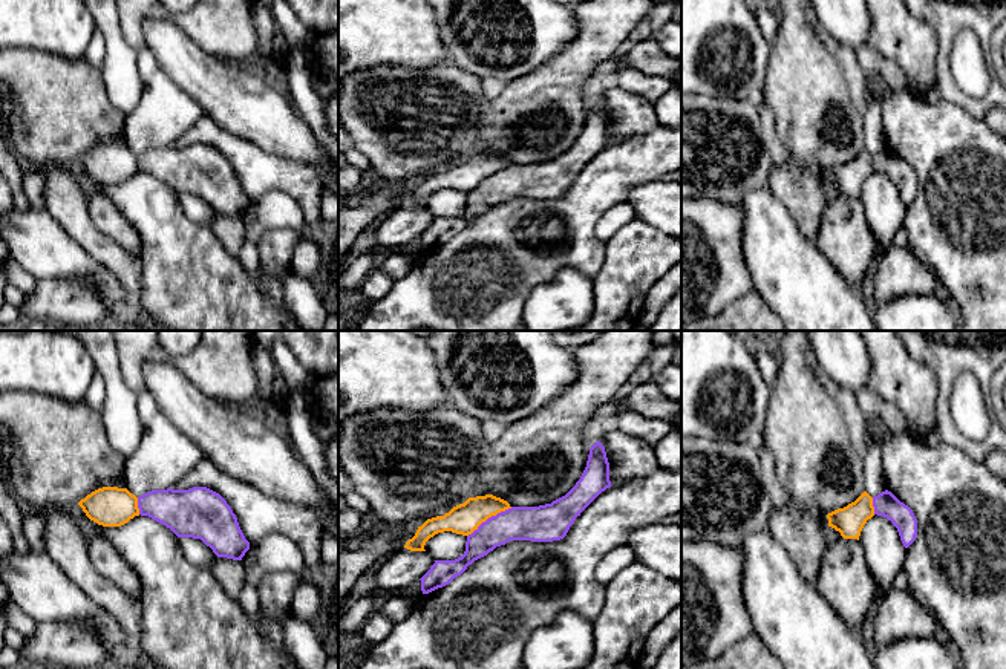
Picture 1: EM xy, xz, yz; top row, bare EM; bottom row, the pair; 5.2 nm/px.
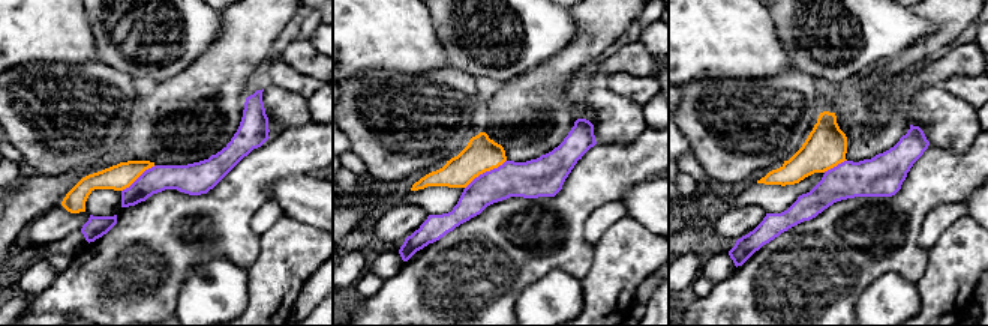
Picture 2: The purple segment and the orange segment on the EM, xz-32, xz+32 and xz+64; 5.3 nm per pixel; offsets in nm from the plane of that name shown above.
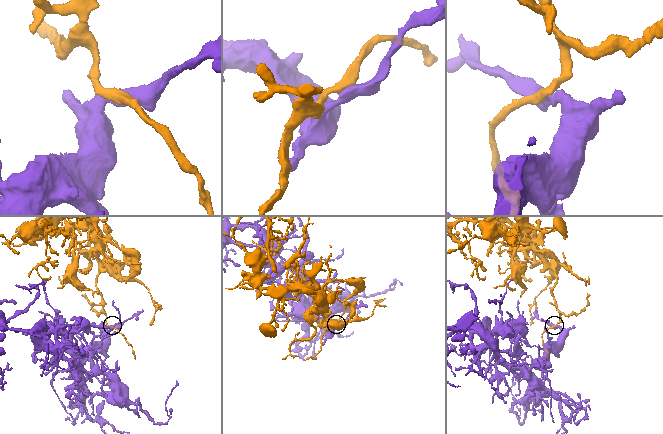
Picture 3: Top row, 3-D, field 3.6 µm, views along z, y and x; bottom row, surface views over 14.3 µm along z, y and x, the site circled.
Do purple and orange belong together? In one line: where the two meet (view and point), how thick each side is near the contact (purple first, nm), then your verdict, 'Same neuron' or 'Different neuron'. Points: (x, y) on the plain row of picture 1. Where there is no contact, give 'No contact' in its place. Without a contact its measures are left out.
Touches purple at xz (489, 175). Thickness 180 nm (purple) against 160 nm. Same neuron

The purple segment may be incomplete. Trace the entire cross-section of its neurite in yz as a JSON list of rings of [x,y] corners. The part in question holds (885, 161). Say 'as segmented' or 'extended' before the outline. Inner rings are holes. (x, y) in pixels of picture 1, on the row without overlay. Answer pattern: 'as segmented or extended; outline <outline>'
extended; outline [[[885,147],[871,155],[864,148],[854,159],[827,171],[828,184],[841,190],[844,196],[857,196],[868,176],[884,173],[897,185],[900,197],[908,205],[917,193],[917,176],[913,167]]]

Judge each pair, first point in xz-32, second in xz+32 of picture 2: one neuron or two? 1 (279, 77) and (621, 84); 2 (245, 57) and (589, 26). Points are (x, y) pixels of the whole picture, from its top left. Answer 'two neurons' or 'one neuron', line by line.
1: one neuron
2: one neuron

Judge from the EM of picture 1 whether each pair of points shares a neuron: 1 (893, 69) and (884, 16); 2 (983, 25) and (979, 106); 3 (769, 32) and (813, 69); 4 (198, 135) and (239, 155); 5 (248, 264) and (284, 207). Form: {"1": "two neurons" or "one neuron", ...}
{"1": "two neurons", "2": "one neuron", "3": "two neurons", "4": "one neuron", "5": "one neuron"}

